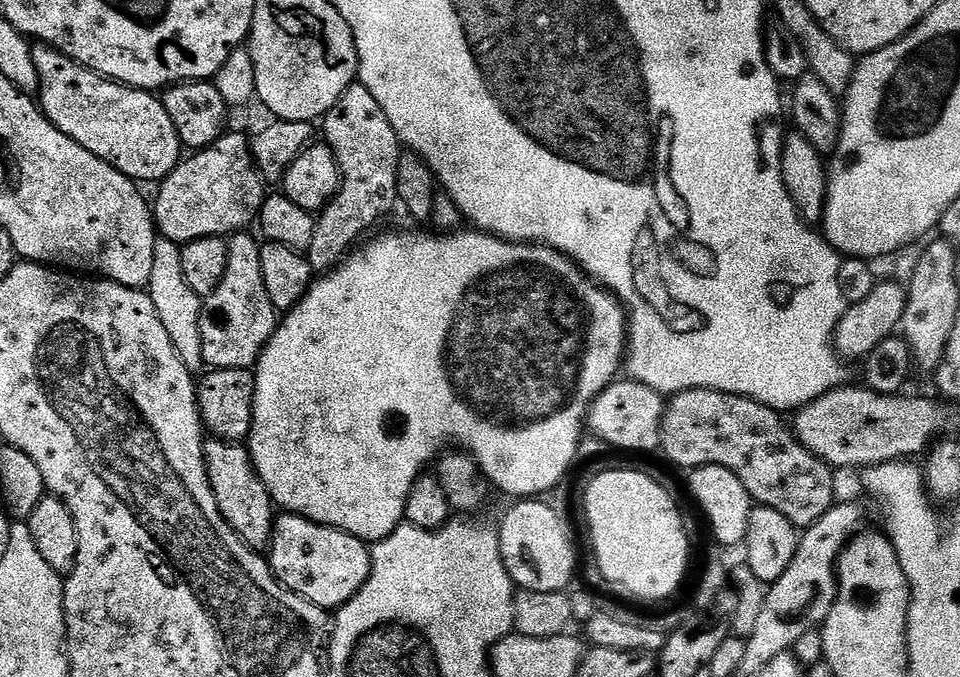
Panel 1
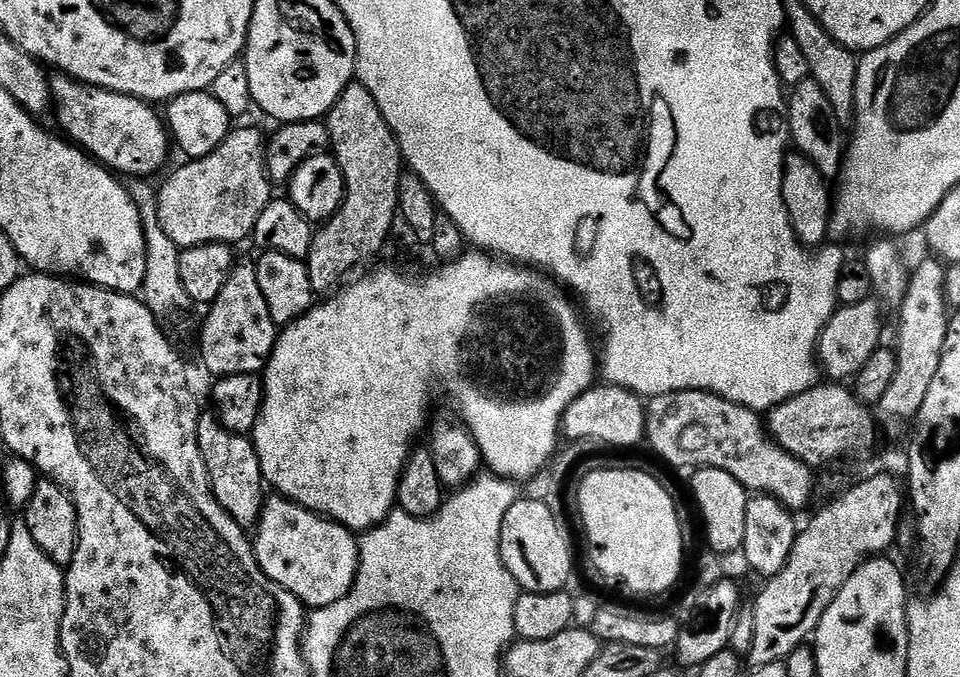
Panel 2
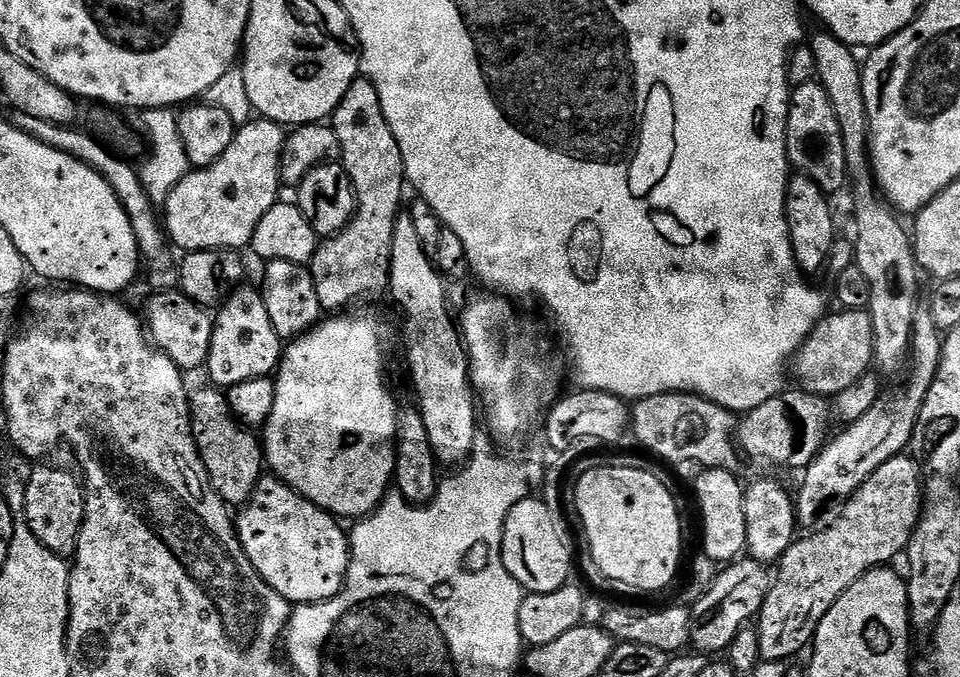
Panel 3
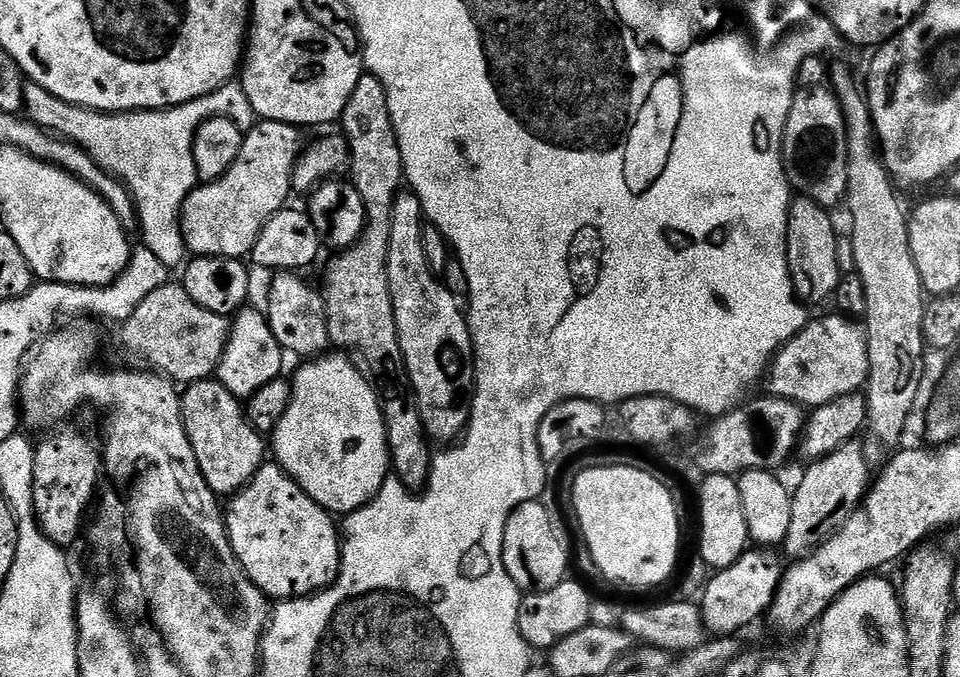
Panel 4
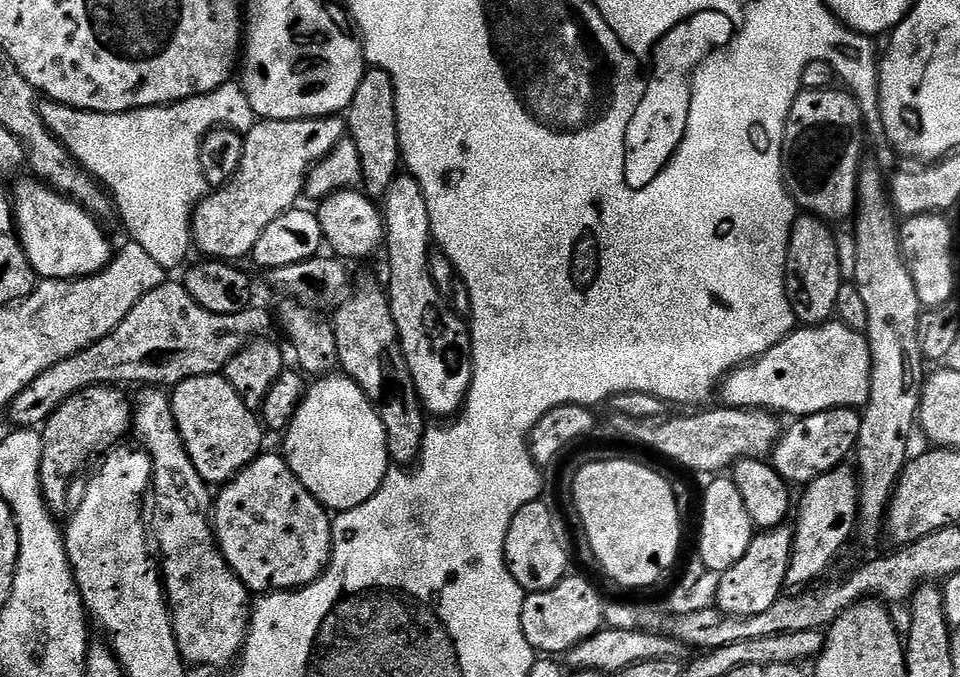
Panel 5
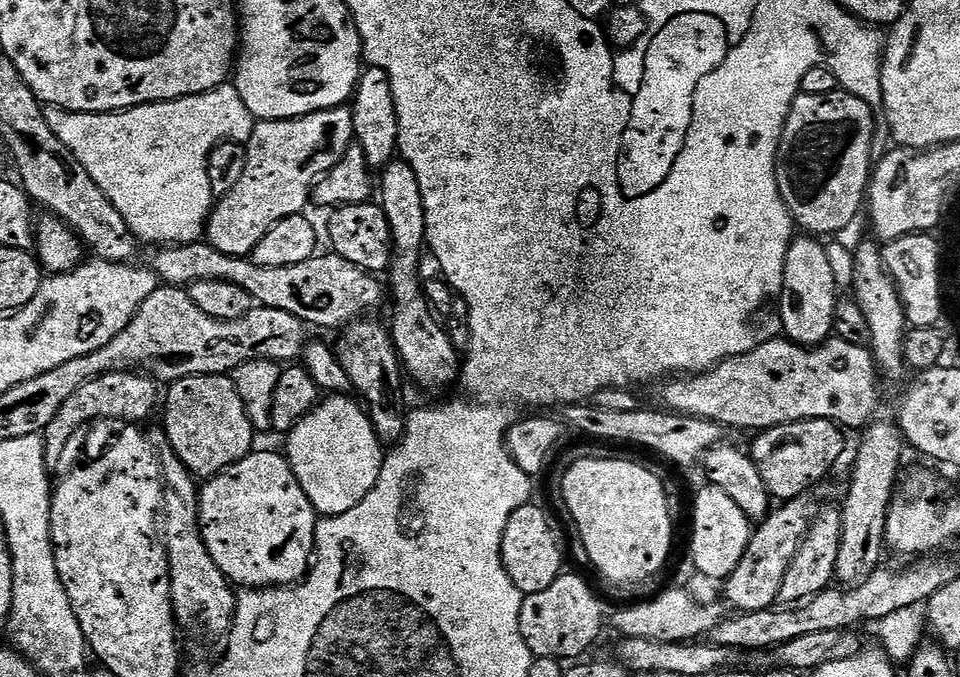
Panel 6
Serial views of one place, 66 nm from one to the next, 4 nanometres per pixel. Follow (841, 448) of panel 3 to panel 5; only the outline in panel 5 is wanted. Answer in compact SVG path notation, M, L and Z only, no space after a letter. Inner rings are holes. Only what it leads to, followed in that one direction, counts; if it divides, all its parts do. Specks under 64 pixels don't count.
M836 467L803 489L804 497L798 500L798 507L794 512L796 524L794 523L792 534L792 553L784 579L789 589L804 590L815 585L819 581L816 579L831 566L836 555L847 546L852 532L854 536L854 529L858 524L858 476L851 467L849 468Z

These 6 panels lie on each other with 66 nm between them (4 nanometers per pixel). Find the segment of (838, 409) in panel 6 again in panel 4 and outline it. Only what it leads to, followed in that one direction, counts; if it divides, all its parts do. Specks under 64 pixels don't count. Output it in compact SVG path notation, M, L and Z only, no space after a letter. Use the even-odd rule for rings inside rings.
M843 314L824 316L821 320L809 319L808 325L790 342L776 353L767 373L767 391L773 396L781 396L783 400L793 400L805 409L813 410L822 407L824 403L832 403L842 395L859 392L868 382L868 334L860 328L855 319Z

